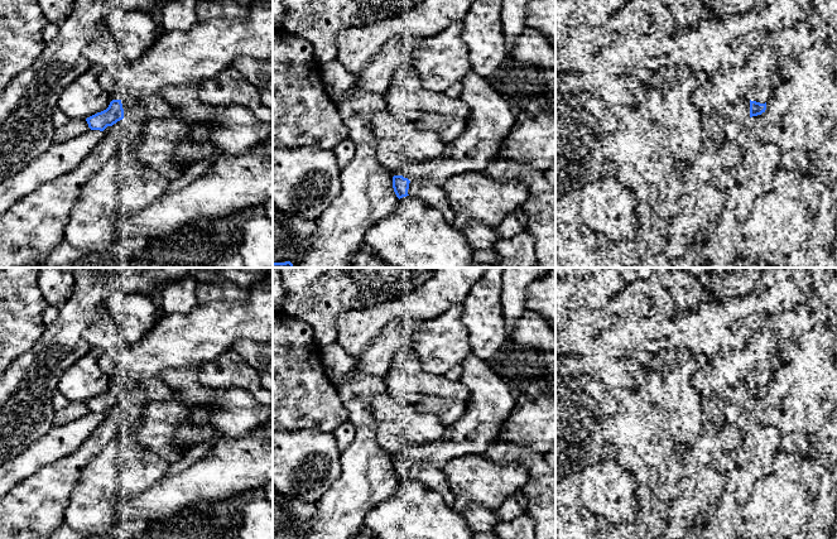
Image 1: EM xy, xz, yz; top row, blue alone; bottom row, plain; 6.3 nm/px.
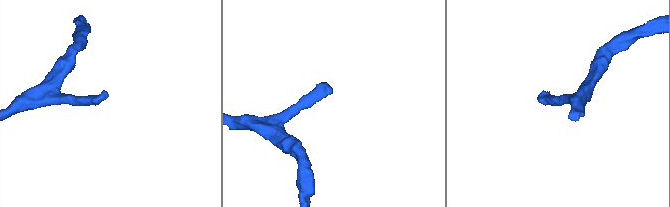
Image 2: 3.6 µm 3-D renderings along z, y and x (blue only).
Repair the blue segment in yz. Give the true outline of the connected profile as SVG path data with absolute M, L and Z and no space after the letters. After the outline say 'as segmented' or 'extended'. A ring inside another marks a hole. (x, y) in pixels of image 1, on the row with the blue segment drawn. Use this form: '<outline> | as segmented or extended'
M742 97L735 104L726 105L723 109L723 116L744 122L752 116L761 115L763 112L765 112L765 110L766 102L760 104L751 101L750 97Z | extended

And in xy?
M155 93L143 98L112 100L106 110L87 117L86 121L91 130L104 131L122 119L145 122L150 117L179 117L179 114L159 93Z | extended

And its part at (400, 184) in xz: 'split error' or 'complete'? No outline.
split error

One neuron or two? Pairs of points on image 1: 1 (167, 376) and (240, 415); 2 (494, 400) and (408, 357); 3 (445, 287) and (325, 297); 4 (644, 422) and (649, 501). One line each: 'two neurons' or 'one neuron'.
1: one neuron
2: two neurons
3: two neurons
4: one neuron

